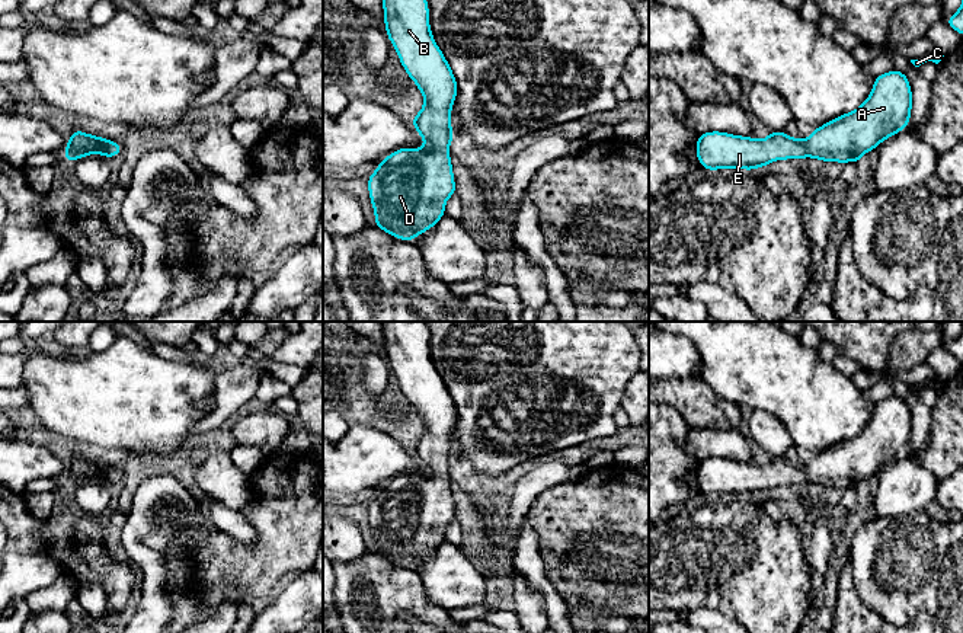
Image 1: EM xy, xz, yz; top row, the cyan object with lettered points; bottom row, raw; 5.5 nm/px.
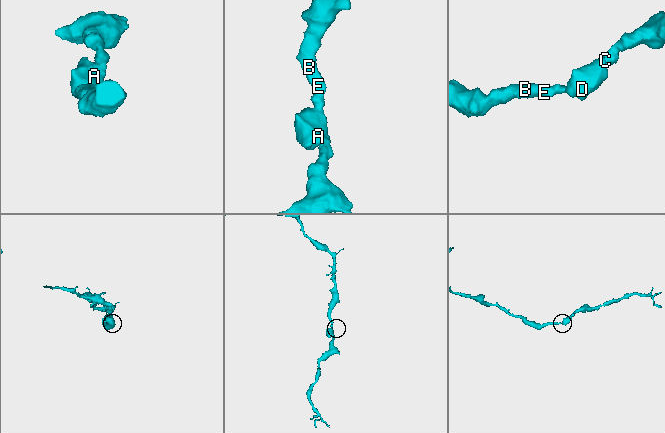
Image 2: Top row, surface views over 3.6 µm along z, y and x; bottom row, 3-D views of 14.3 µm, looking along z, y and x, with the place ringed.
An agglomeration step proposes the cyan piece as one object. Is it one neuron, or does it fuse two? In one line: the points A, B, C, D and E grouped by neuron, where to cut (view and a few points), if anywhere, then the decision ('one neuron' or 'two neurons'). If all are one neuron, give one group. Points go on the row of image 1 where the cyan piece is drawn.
A B C D E; no cut; one neuron

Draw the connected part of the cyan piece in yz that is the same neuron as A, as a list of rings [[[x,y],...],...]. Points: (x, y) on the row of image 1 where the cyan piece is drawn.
[[[893,68],[874,77],[870,96],[852,112],[839,115],[813,130],[806,140],[788,137],[784,131],[770,132],[767,138],[733,135],[722,131],[700,134],[695,154],[701,166],[710,170],[765,167],[775,160],[813,157],[820,162],[860,163],[861,157],[909,125],[912,89],[905,73]]]

